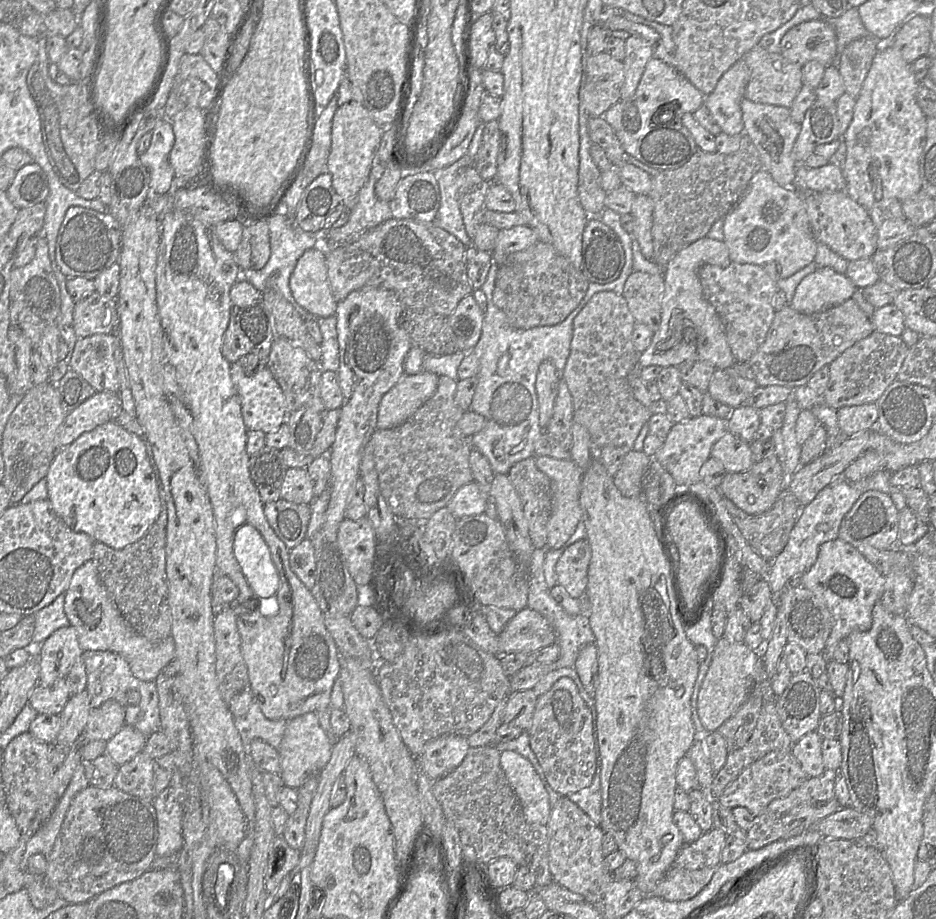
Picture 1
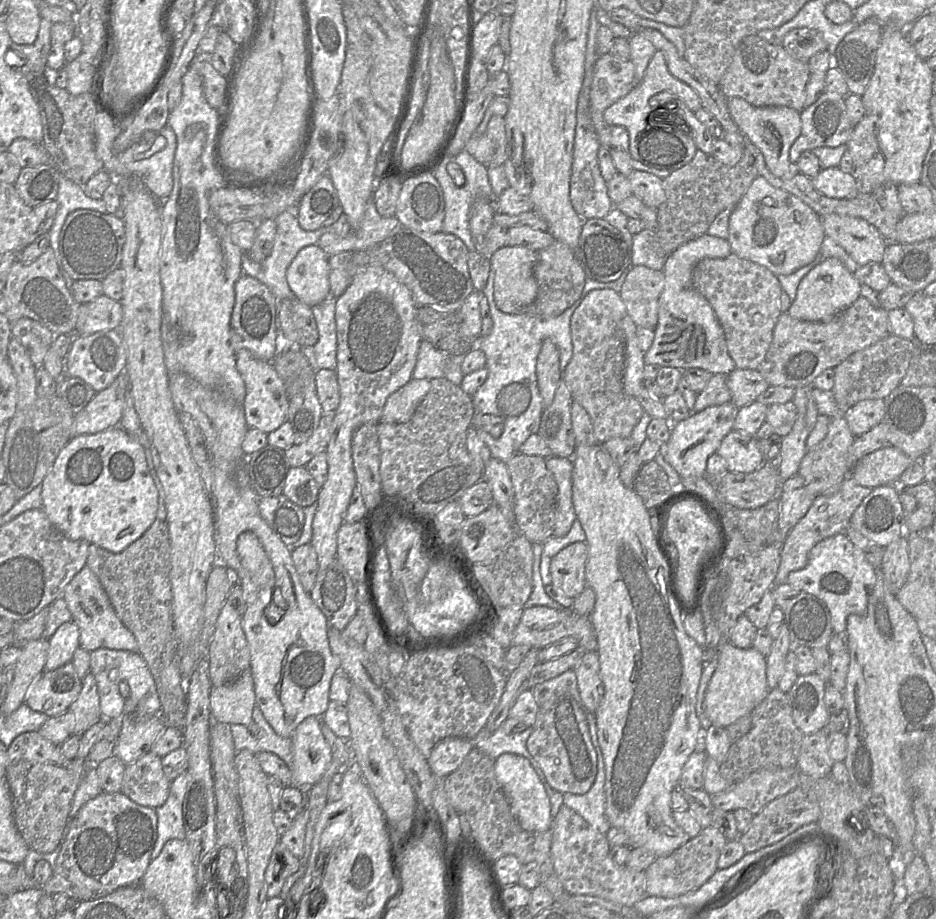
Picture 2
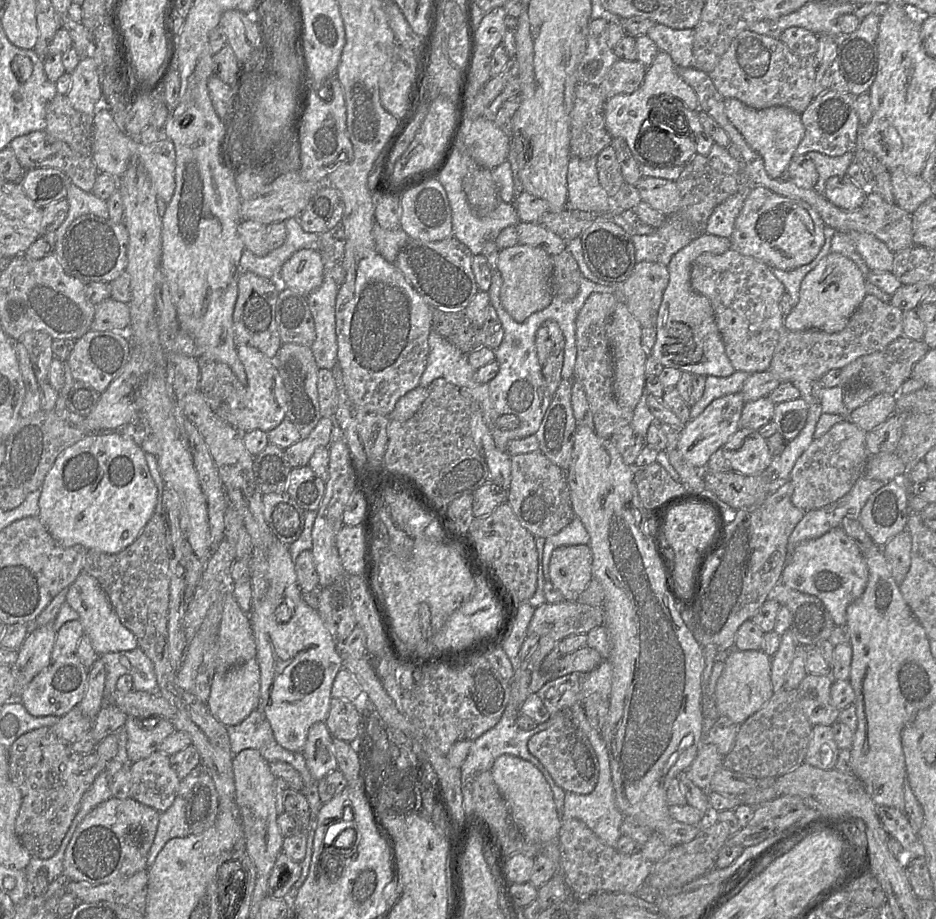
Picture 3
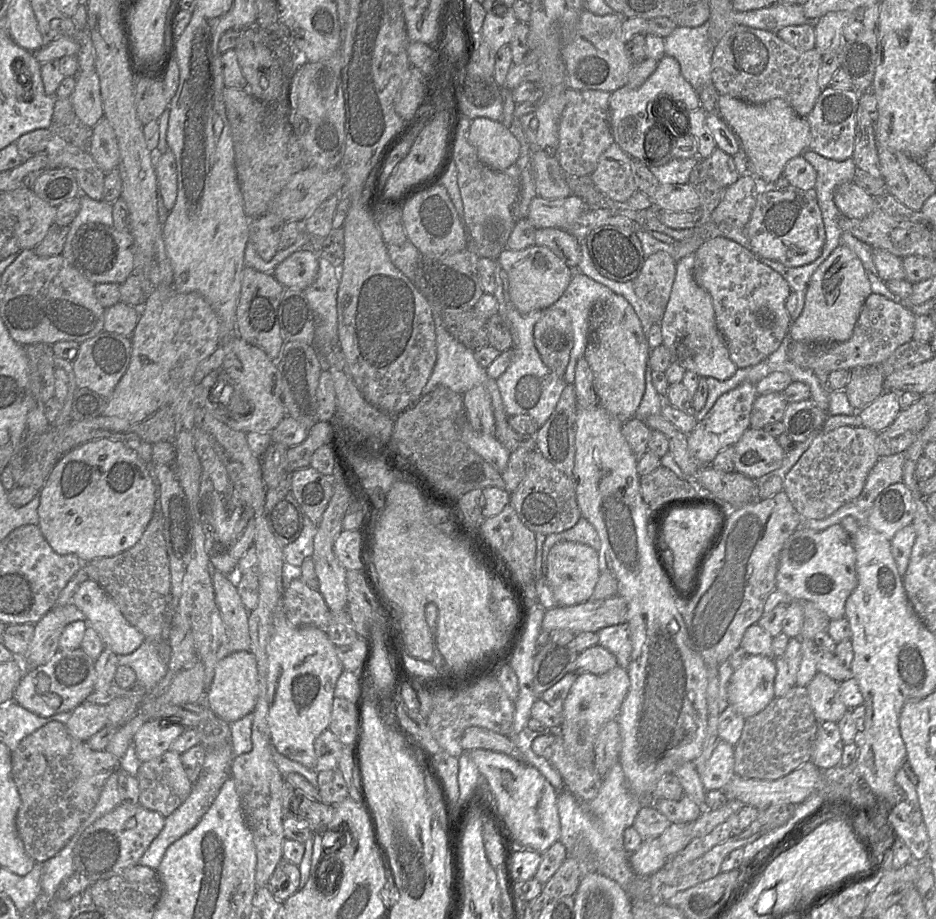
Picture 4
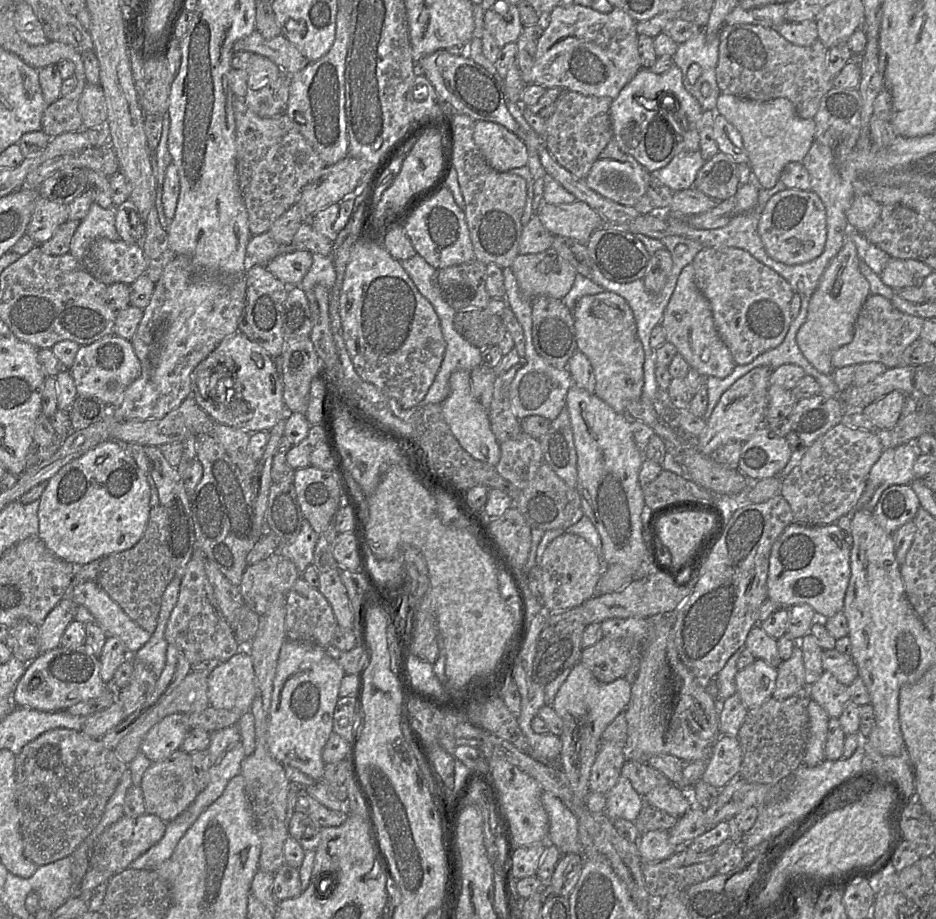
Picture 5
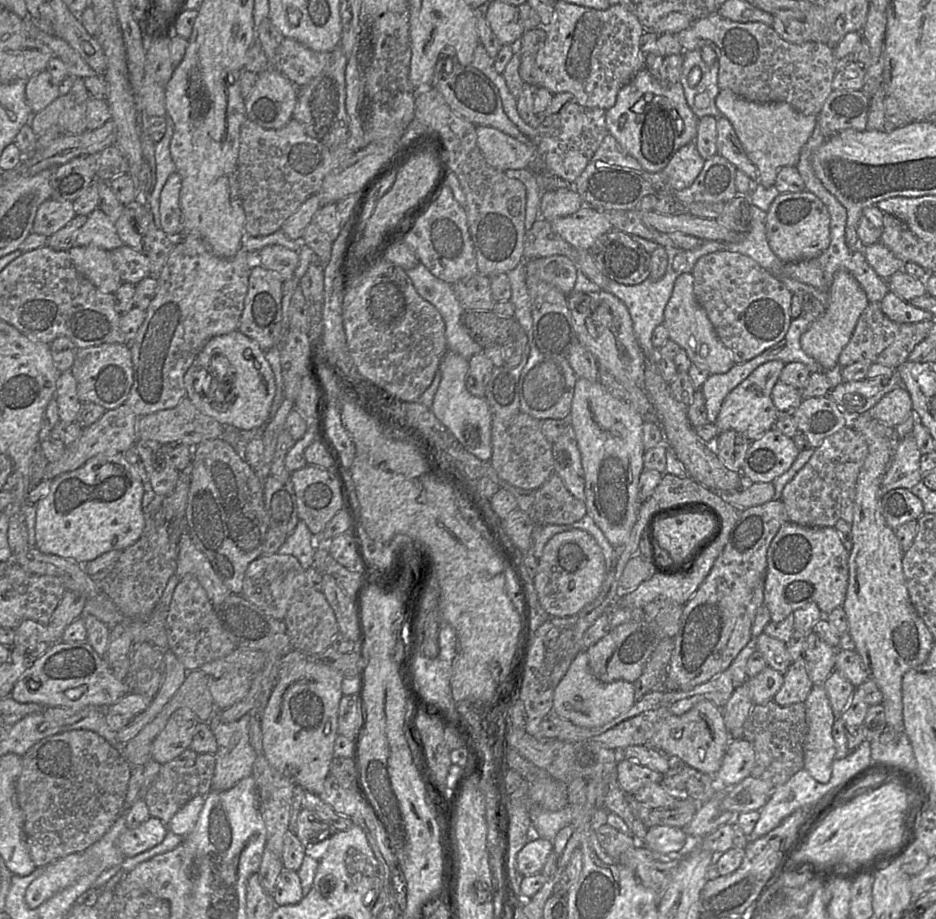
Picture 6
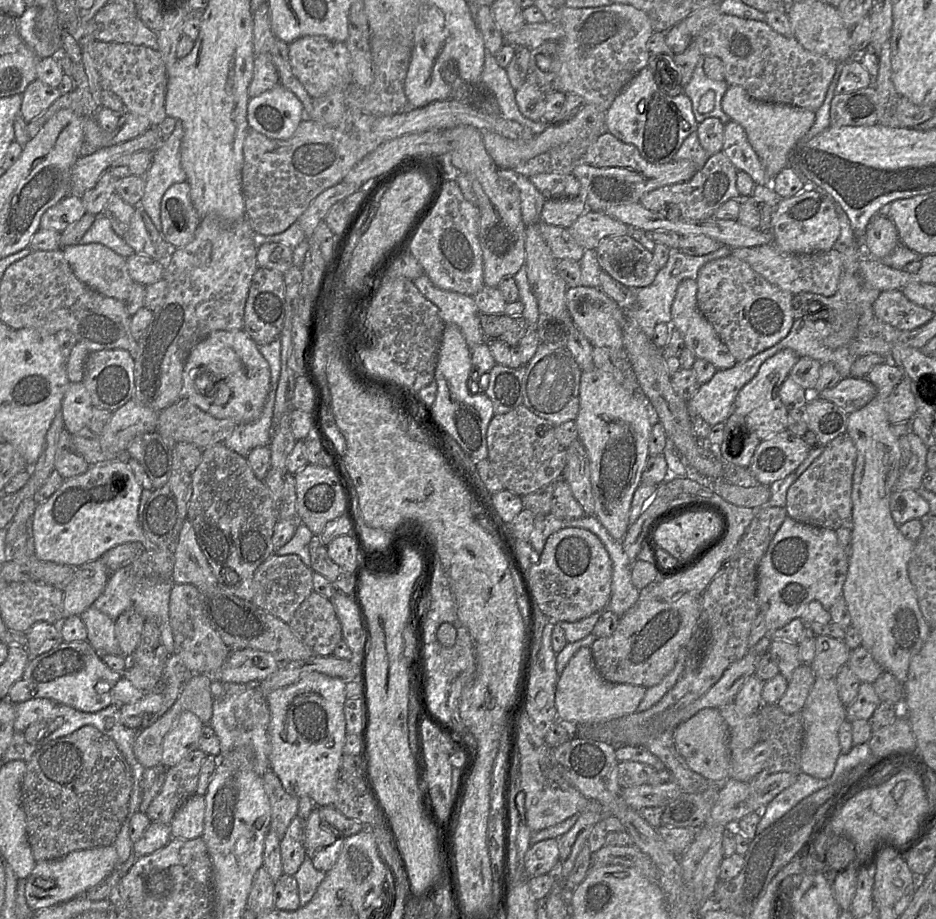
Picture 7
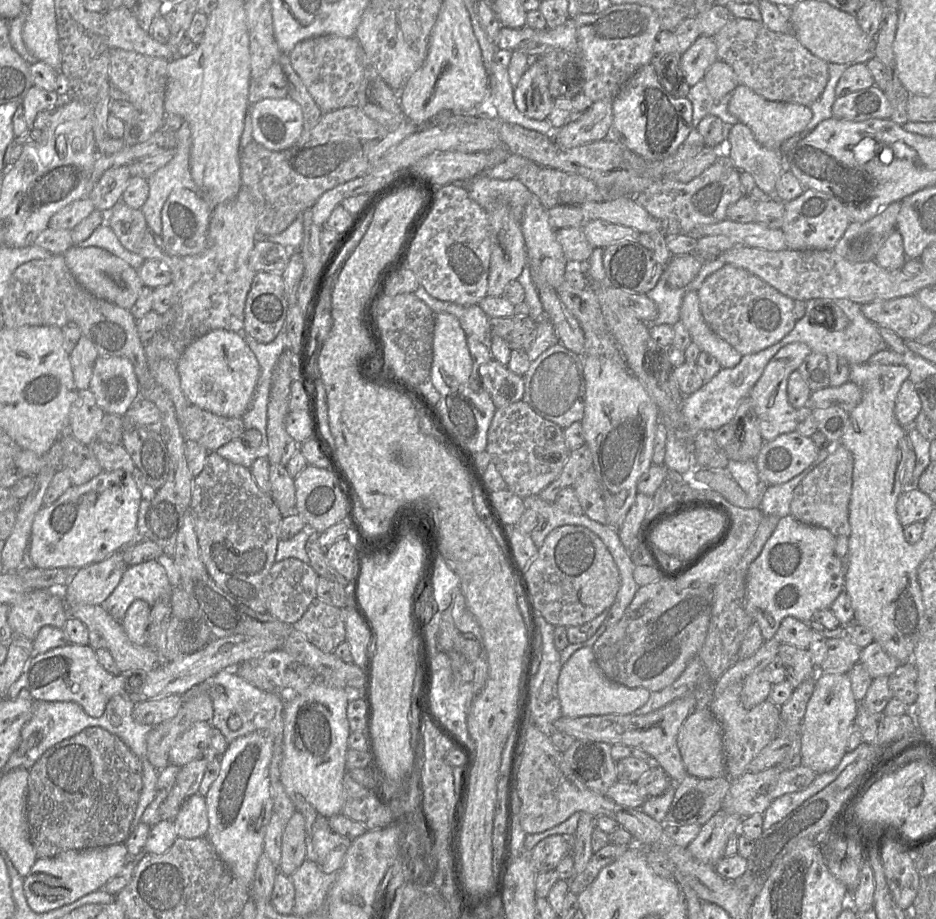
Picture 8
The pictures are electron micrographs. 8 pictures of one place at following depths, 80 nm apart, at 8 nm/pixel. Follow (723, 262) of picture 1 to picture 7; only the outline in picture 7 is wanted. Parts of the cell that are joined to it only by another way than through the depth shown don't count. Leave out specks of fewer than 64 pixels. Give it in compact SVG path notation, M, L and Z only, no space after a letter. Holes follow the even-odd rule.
M684 279L679 283L671 306L670 326L682 334L685 346L692 351L696 358L709 361L718 370L729 369L737 363L737 360L721 341L711 323L699 310L696 295L697 283L695 280Z

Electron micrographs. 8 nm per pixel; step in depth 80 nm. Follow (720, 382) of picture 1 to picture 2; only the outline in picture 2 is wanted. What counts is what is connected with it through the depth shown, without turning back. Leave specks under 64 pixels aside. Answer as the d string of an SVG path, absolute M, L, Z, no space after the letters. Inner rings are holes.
M735 367L727 375L727 386L731 392L731 402L740 408L756 401L770 385L757 369Z

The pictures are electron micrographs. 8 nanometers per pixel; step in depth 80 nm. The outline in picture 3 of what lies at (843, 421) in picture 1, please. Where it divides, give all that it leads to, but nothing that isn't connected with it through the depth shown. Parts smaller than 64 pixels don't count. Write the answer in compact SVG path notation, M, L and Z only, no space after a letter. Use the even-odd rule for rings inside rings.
M876 394L868 402L851 411L846 420L849 420L863 431L869 432L894 413L895 404L896 395Z

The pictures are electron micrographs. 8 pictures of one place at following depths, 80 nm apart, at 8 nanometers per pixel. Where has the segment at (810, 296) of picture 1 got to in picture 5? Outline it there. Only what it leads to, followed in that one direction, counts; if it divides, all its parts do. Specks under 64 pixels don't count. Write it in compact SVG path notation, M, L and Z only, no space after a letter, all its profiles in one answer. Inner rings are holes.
M847 235L838 254L829 262L813 292L805 322L799 328L796 341L806 359L822 374L830 375L835 370L831 363L832 354L853 340L855 323L863 304L870 295L870 284L860 271L860 258L852 239Z

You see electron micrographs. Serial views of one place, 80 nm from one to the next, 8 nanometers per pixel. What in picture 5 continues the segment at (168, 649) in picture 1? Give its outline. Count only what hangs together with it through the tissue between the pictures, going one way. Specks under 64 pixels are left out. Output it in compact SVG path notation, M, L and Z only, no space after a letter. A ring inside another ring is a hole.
M87 581L73 588L71 599L86 607L108 637L116 637L134 654L150 639L151 634L141 630L95 581Z

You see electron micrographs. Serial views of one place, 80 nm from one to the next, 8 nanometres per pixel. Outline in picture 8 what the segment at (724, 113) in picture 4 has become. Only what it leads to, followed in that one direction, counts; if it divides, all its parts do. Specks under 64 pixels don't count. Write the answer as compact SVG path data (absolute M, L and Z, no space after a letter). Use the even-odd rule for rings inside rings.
M741 84L732 92L728 110L740 123L747 125L752 130L755 139L762 146L770 149L780 149L785 140L803 131L813 117L811 109L807 106L796 103L772 102Z

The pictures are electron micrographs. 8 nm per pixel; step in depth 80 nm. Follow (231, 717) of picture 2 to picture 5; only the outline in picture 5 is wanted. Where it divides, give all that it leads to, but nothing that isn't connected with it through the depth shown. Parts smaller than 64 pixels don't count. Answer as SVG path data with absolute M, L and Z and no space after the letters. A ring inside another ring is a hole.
M242 649L215 667L208 675L207 686L211 707L247 713L255 696L255 673L248 650Z

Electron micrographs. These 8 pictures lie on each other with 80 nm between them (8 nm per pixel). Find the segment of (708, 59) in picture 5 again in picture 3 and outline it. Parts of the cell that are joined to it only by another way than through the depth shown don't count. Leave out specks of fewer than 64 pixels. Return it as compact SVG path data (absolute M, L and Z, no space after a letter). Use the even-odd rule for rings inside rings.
M656 23L647 32L657 45L659 51L668 53L677 67L694 67L692 53L694 28L673 29Z

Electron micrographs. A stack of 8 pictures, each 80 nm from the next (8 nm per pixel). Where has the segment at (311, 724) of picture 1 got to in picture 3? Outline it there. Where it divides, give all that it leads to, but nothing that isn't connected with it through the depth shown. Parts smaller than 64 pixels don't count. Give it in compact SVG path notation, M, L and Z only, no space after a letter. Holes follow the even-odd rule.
M316 722L310 727L302 755L309 772L317 781L338 769L333 736L324 722Z

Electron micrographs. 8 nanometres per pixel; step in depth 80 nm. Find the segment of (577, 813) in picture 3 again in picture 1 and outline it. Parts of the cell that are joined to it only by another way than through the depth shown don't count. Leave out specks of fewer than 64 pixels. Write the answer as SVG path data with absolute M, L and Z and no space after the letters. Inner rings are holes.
M598 742L594 744L596 754L596 769L591 784L574 793L567 795L567 798L578 805L594 822L596 826L601 823L602 795L601 795L601 758L599 755Z

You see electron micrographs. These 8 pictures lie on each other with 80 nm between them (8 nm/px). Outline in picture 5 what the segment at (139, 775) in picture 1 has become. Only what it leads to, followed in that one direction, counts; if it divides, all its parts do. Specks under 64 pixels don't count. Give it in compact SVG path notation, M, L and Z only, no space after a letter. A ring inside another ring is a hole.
M177 750L166 759L152 763L144 772L140 787L147 814L154 814L166 823L175 819L198 795L191 769L191 755Z

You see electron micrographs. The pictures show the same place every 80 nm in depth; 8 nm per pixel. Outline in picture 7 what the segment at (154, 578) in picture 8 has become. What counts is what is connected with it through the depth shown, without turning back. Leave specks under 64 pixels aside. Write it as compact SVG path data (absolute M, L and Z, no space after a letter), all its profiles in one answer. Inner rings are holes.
M128 565L111 573L103 593L95 600L91 607L104 613L113 621L116 621L124 612L134 607L146 621L153 621L158 625L163 645L169 656L171 656L175 654L174 639L169 622L169 603L173 586L174 582L172 579L168 581L148 581L148 579L142 579L133 585L131 566Z

